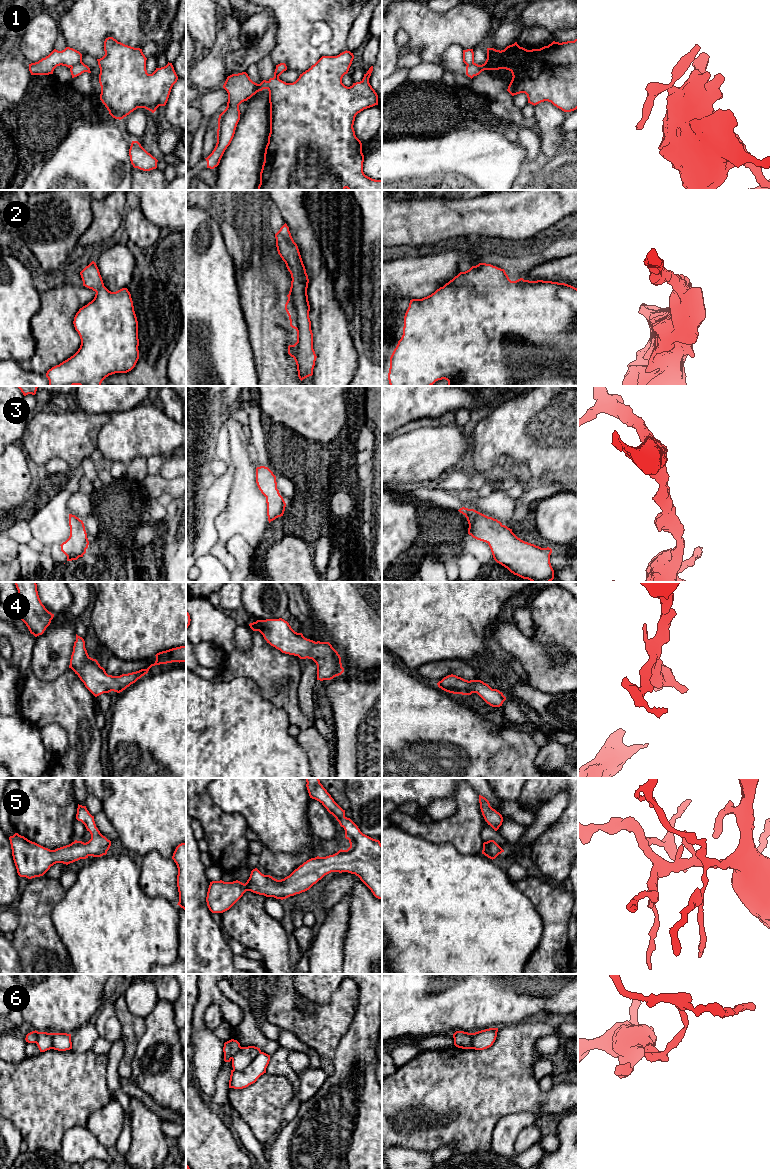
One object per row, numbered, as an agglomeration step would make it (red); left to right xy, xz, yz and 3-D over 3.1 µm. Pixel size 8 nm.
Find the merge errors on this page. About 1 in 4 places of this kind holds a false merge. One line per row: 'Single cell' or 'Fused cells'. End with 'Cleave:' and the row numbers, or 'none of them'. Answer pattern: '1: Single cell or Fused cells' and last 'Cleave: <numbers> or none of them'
1: Fused cells
2: Single cell
3: Single cell
4: Single cell
5: Single cell
6: Fused cells
Cleave: 1, 6

